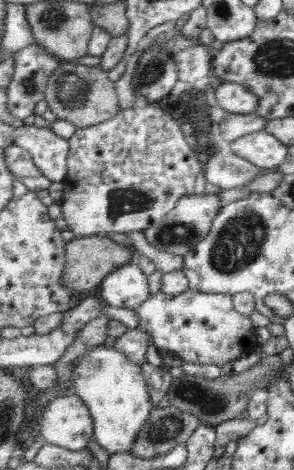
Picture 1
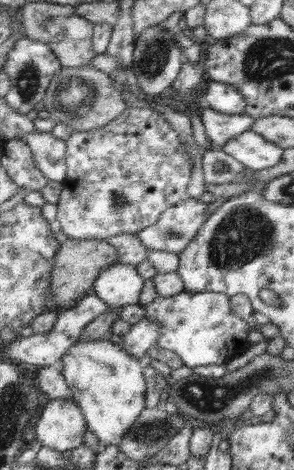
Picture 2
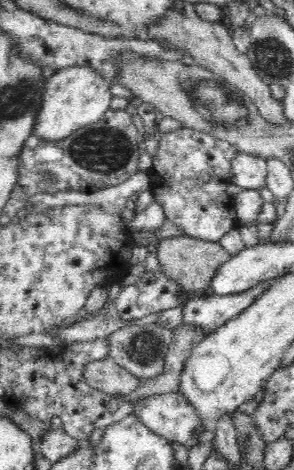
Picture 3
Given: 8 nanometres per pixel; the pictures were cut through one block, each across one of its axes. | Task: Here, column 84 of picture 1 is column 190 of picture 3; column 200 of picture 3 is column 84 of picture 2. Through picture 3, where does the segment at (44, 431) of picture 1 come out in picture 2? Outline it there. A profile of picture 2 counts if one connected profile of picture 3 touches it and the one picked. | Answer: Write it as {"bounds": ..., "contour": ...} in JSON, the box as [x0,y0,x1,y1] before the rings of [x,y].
{"bounds":[37,400,89,454],"contour":[[[45,400],[45,410],[37,422],[37,440],[59,454],[83,446],[83,436],[89,432],[85,414],[75,400]]]}

